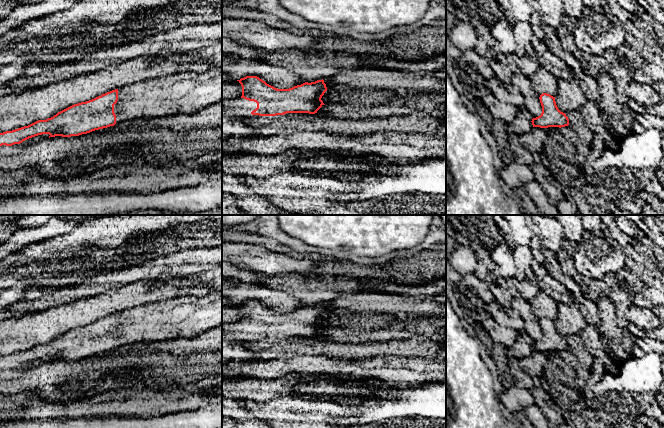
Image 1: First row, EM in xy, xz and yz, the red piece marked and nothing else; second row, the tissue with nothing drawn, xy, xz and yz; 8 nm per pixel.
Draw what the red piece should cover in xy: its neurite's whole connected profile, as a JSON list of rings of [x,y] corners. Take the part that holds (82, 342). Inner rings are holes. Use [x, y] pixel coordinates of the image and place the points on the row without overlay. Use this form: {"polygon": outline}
{"polygon": [[[222,291],[203,297],[182,295],[112,314],[74,328],[46,344],[0,356],[0,370],[12,370],[42,358],[71,361],[142,341],[193,339],[222,325]]]}

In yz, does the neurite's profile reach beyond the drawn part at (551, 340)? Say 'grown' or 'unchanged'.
unchanged

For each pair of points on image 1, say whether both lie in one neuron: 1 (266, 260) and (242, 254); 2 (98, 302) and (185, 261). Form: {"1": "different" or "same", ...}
{"1": "same", "2": "different"}

